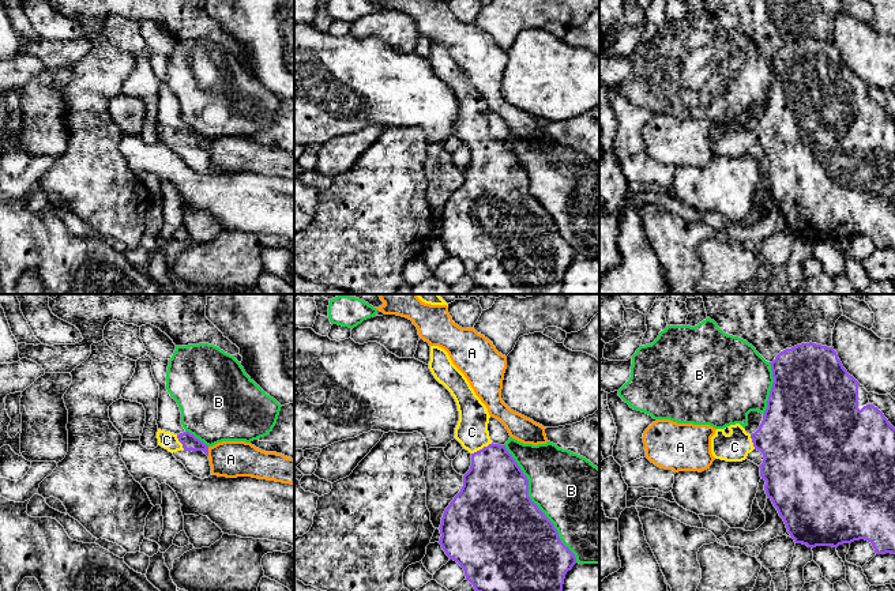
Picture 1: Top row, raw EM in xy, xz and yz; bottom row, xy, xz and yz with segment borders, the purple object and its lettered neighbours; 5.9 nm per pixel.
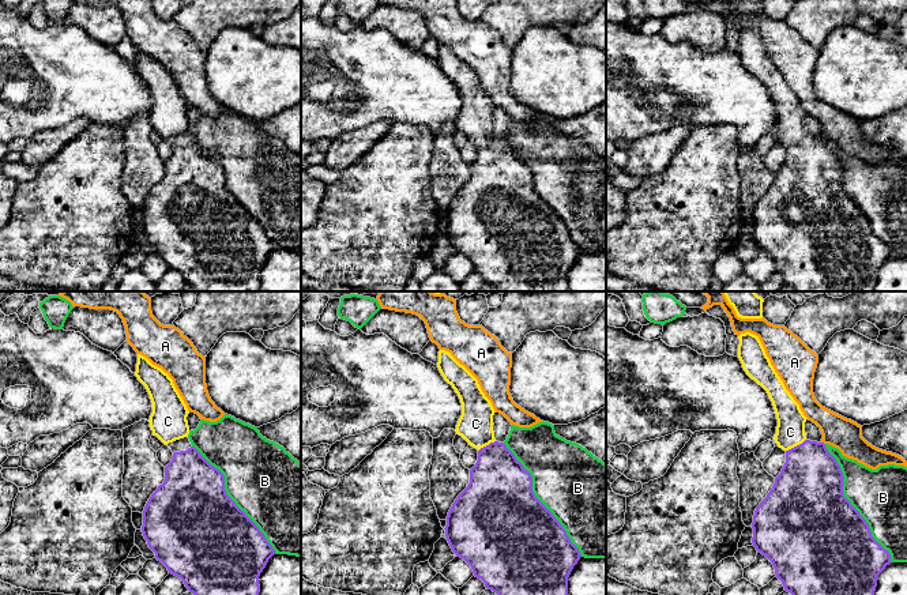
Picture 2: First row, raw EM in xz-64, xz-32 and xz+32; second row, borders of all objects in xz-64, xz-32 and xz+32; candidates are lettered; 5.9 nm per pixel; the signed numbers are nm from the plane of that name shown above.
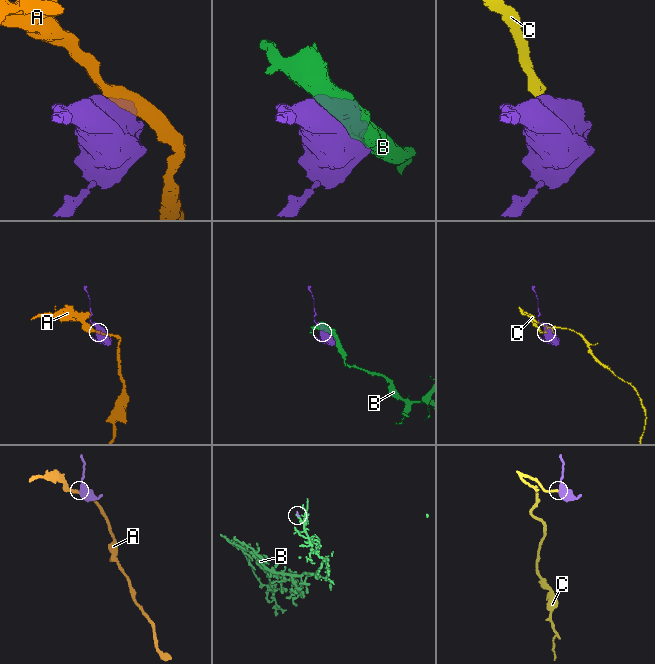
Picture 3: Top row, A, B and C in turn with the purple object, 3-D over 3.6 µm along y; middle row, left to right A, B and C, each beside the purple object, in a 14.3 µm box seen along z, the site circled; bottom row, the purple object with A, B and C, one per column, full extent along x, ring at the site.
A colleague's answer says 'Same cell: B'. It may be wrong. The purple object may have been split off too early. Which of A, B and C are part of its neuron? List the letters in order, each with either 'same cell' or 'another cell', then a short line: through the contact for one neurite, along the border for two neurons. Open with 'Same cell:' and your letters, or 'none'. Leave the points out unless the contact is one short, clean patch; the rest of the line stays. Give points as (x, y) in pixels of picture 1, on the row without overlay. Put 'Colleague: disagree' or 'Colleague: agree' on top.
Colleague: disagree
Same cell: C
A: another cell
B: another cell
C: same cell | xz (495, 183), (493, 164), (482, 143), (472, 127)

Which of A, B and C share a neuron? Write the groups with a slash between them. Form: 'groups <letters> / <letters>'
groups A / B / C

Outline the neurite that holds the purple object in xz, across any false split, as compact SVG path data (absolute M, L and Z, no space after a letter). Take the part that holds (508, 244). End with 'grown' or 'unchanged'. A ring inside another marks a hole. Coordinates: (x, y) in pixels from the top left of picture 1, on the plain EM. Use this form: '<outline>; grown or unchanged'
M430 41L429 64L454 91L459 116L455 133L471 148L470 165L463 181L445 203L440 219L440 236L450 255L465 266L477 287L488 294L561 294L575 249L561 237L554 219L529 192L529 174L507 146L489 132L489 108L465 69L452 59L448 48Z; grown

